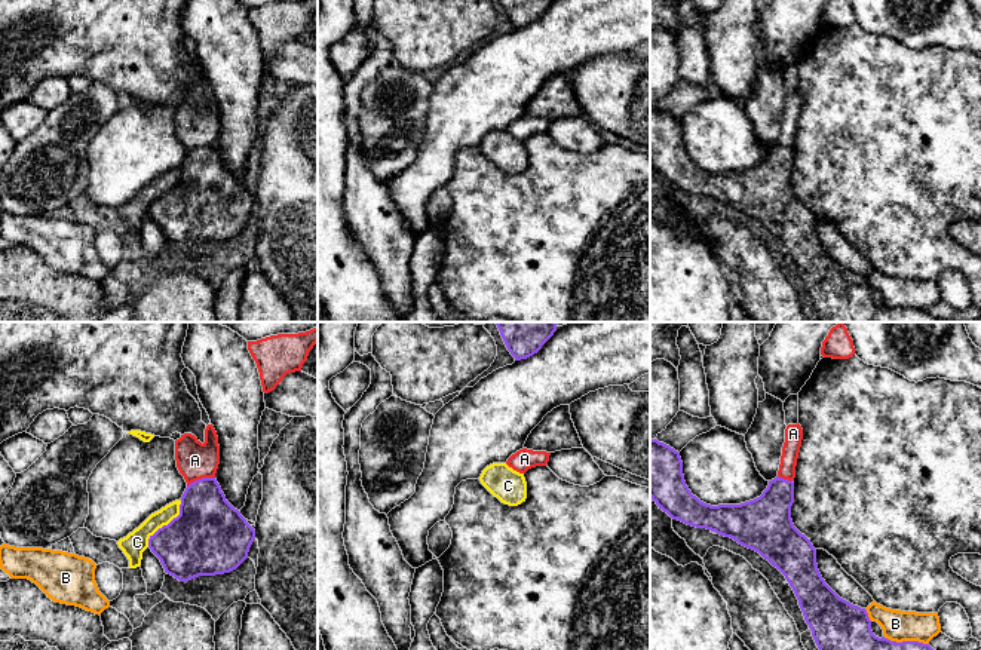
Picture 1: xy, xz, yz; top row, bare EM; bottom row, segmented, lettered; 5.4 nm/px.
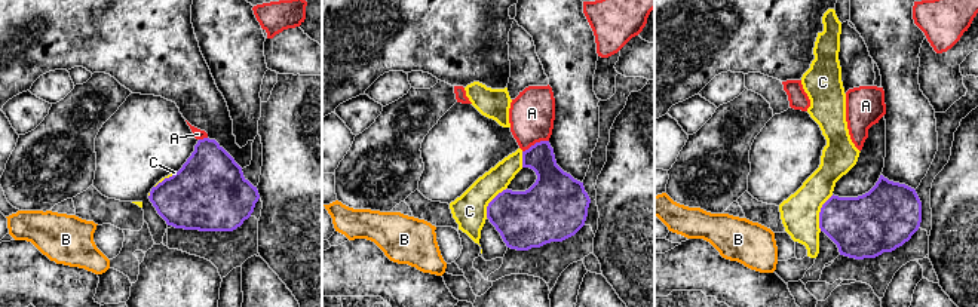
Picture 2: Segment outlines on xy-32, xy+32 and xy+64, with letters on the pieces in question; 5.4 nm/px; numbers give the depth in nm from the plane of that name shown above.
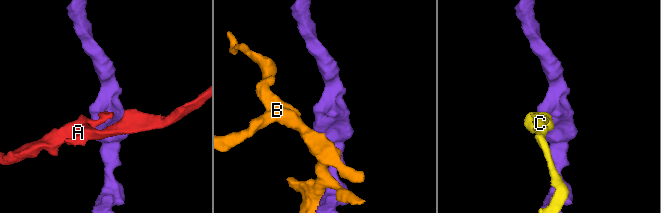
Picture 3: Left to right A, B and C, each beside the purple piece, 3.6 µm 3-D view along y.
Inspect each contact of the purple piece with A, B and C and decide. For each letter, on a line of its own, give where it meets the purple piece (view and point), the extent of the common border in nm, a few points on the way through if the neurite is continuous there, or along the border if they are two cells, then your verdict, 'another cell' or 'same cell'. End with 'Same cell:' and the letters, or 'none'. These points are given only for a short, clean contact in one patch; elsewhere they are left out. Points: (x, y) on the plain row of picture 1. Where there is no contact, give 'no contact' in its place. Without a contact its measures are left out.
A: meets purple in xy at (202, 146); contact 160 nm long; border along xy (214, 144), (202, 144), (187, 153); another cell
B: meets purple in yz at (867, 282); contact 80 nm long; another cell
C: meets purple in xy at (168, 192); contact 320 nm long; another cell
Same cell: none

